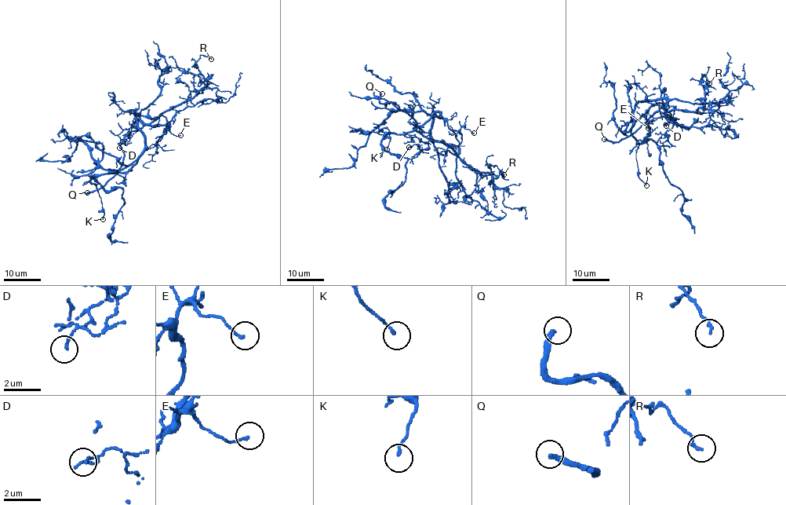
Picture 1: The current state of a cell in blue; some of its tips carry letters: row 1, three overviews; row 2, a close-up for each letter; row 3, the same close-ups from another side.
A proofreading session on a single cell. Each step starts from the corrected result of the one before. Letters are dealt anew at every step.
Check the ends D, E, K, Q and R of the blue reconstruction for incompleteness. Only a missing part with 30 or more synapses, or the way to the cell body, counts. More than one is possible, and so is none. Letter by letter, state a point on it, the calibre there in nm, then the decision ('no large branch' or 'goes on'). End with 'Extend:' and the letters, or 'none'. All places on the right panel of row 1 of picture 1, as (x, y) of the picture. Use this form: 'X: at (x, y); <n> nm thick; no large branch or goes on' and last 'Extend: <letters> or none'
D: at (666, 126); 120 nm thick; no large branch
E: at (648, 128); 120 nm thick; no large branch
K: at (646, 185); 140 nm thick; no large branch
Q: at (604, 139); 240 nm thick; goes on
R: at (709, 83); 140 nm thick; no large branch
Extend: Q

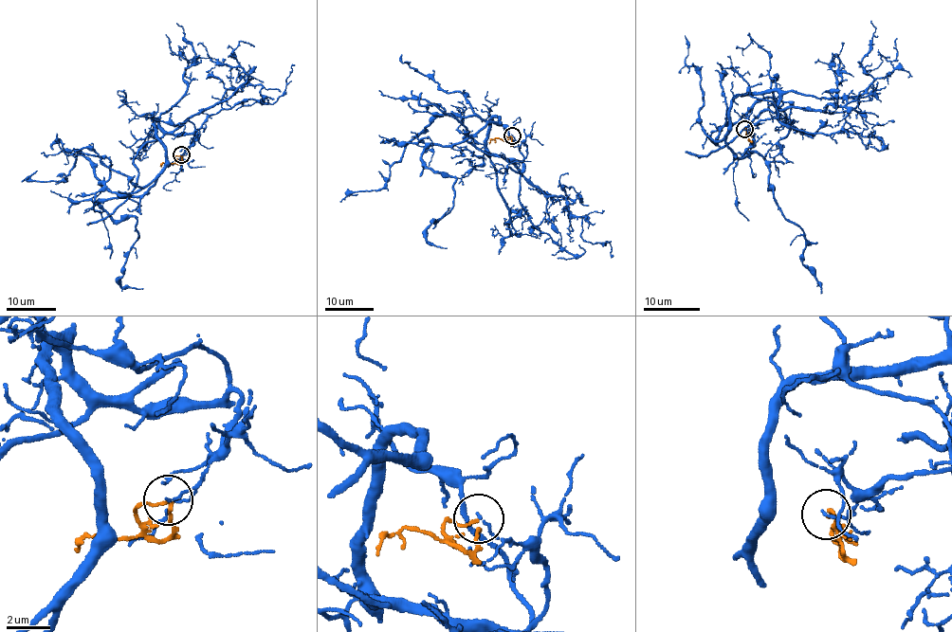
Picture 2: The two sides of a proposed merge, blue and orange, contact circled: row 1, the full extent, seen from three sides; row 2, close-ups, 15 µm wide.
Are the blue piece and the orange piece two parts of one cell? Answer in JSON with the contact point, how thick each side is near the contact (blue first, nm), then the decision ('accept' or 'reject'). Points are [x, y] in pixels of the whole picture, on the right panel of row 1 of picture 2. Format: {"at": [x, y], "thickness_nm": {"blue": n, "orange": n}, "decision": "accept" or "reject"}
{"at": [744, 129], "thickness_nm": {"blue": 100, "orange": 110}, "decision": "reject"}

